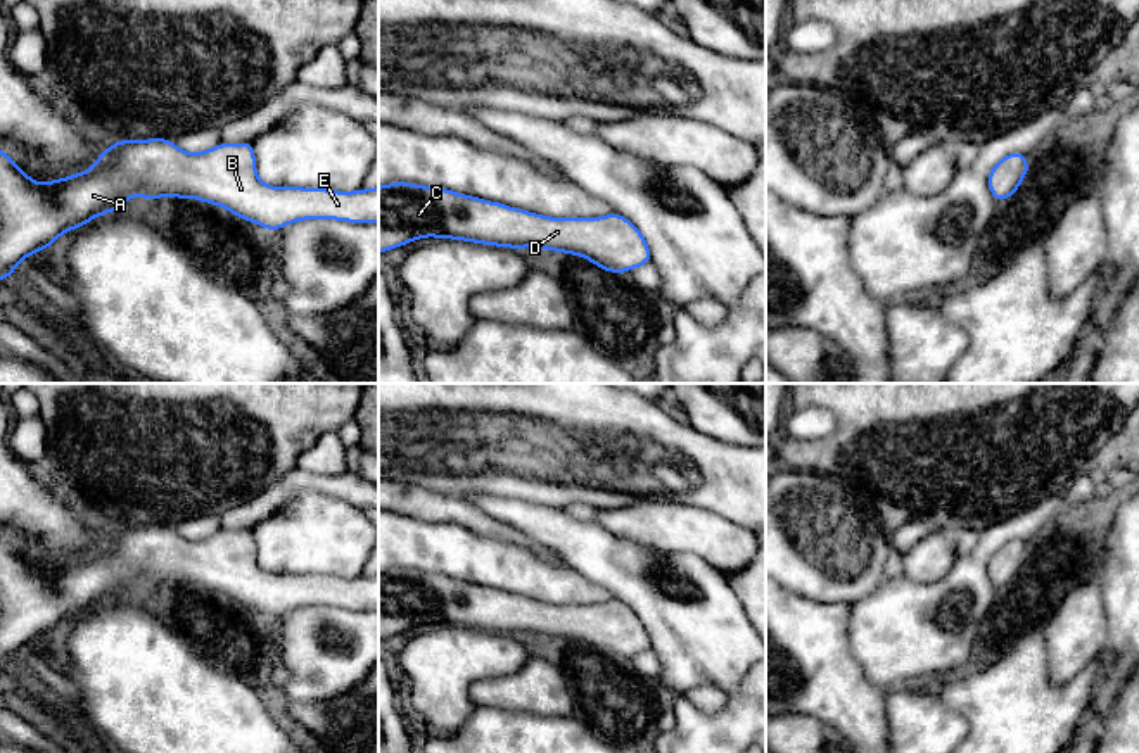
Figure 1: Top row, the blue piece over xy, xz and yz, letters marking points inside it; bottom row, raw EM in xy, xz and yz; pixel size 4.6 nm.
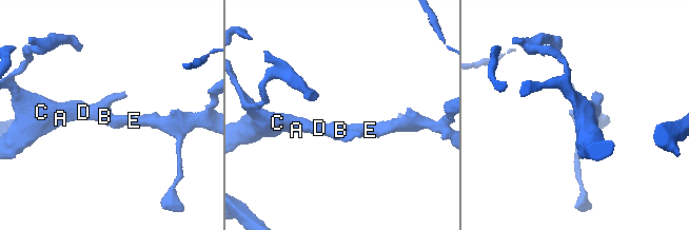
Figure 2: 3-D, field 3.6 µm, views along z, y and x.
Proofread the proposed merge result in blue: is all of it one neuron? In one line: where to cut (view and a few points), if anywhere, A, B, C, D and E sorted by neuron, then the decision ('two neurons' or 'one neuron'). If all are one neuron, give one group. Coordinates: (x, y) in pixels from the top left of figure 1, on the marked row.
cut none; groups A B C D E; one neuron

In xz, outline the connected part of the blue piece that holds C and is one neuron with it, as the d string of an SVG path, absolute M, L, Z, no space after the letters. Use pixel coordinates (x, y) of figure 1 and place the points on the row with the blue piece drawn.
M406 181L379 187L379 254L422 237L455 238L512 249L548 249L586 257L598 268L615 275L652 263L652 254L641 231L617 212L589 219L550 218L448 188Z

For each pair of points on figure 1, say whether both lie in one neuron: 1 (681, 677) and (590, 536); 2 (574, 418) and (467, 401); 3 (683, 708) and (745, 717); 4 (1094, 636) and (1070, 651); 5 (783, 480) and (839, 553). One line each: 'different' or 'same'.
1: same
2: same
3: same
4: same
5: same

